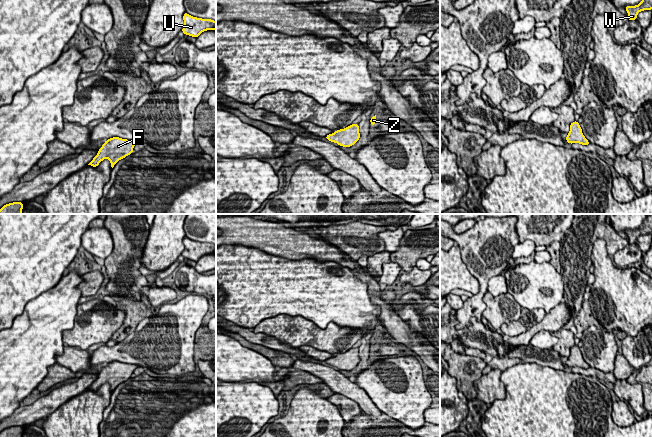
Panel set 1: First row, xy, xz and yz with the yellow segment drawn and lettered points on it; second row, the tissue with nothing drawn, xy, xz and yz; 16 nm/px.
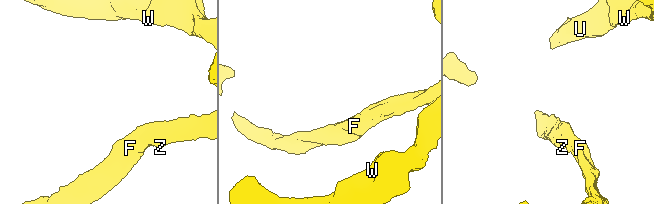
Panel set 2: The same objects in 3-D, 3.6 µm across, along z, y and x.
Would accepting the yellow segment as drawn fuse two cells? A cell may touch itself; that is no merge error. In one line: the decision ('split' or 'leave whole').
leave whole

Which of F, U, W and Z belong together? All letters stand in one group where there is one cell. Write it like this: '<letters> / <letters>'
F U W Z

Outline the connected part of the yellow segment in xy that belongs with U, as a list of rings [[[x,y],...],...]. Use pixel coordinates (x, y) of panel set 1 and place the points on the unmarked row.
[[[184,237],[183,239],[184,251],[182,256],[185,259],[197,262],[202,256],[207,254],[216,254],[216,245],[212,243],[202,243]]]

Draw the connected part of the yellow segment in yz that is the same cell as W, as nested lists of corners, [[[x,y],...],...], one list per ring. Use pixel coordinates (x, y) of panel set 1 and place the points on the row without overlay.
[[[649,214],[647,218],[644,220],[642,225],[635,230],[626,230],[626,235],[628,237],[628,244],[636,244],[637,238],[640,235],[644,234],[652,234],[652,214]]]

